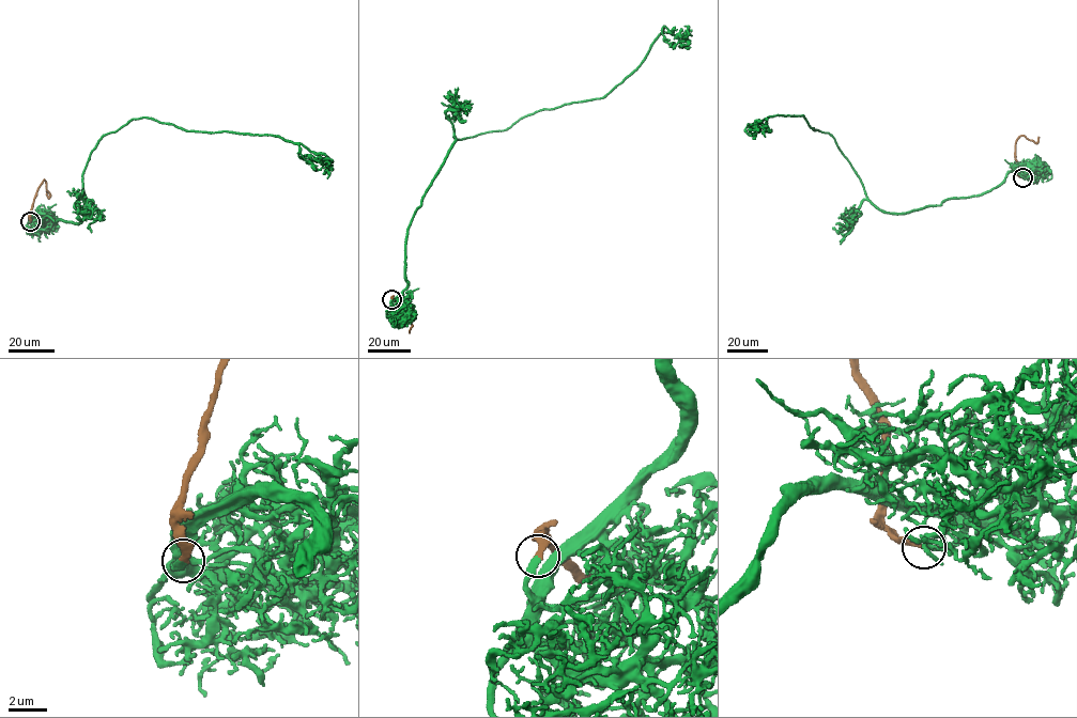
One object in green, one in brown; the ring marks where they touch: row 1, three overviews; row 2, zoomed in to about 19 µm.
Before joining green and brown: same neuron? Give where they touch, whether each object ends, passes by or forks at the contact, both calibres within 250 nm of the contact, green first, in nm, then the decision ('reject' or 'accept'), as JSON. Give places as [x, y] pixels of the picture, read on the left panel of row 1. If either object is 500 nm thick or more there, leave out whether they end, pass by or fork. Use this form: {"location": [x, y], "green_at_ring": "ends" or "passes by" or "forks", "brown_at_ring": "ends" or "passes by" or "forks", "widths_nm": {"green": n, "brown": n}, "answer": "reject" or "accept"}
{"location": [30, 221], "green_at_ring": "ends", "brown_at_ring": "ends", "widths_nm": {"green": 280, "brown": 280}, "answer": "accept"}

